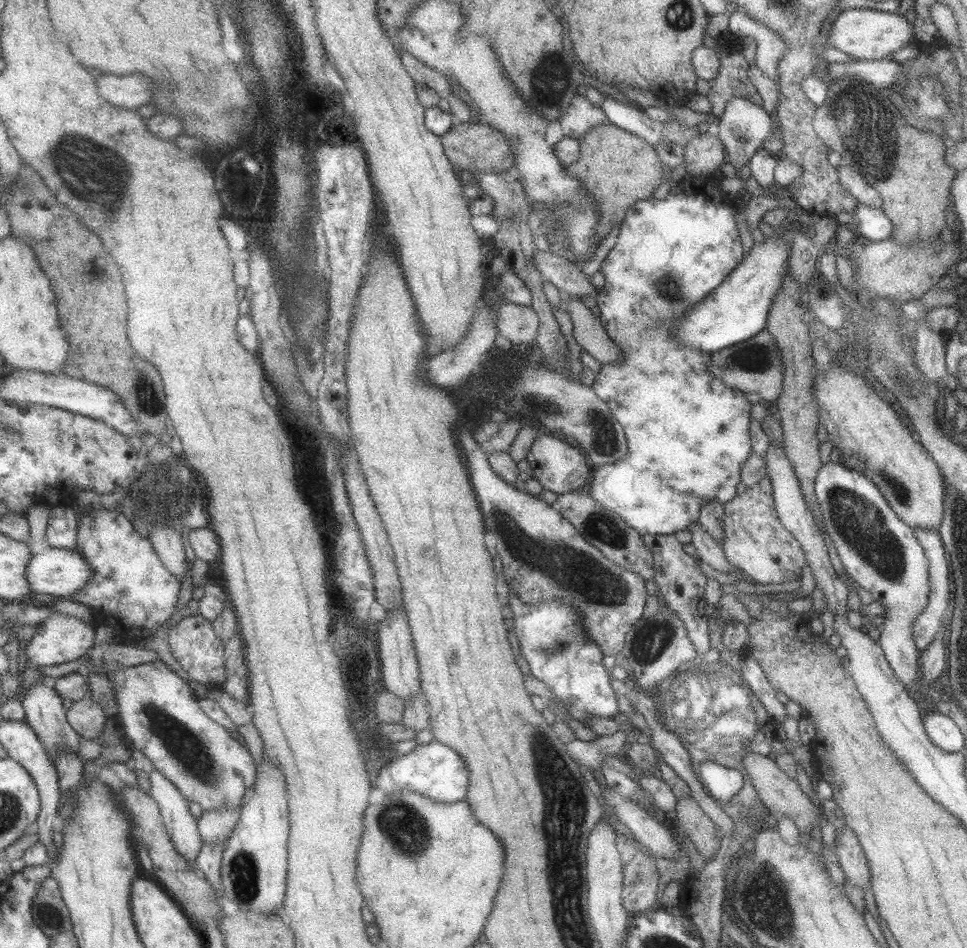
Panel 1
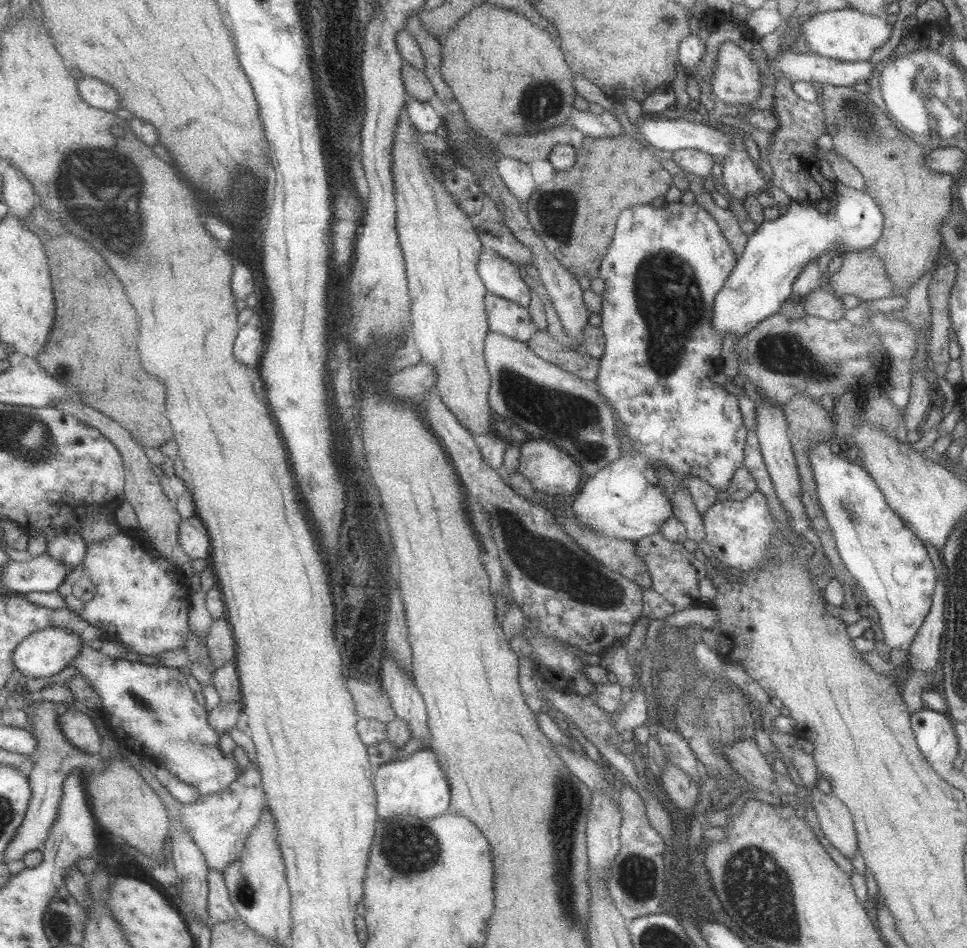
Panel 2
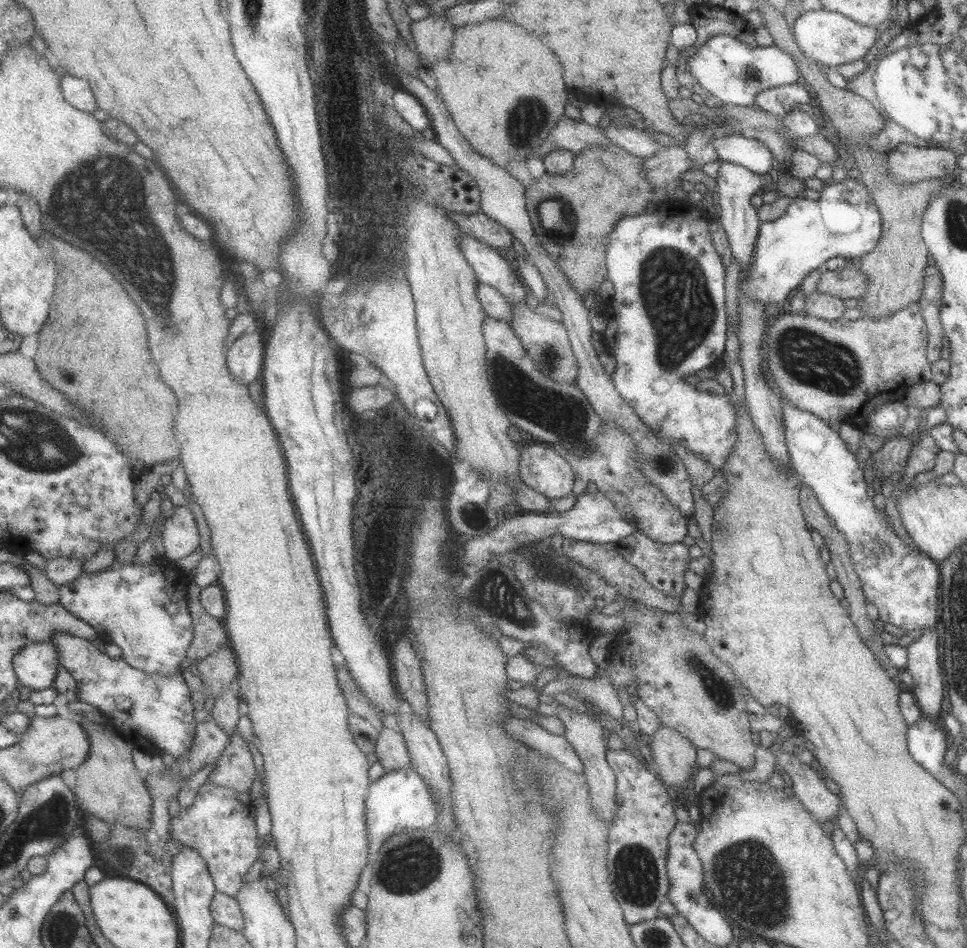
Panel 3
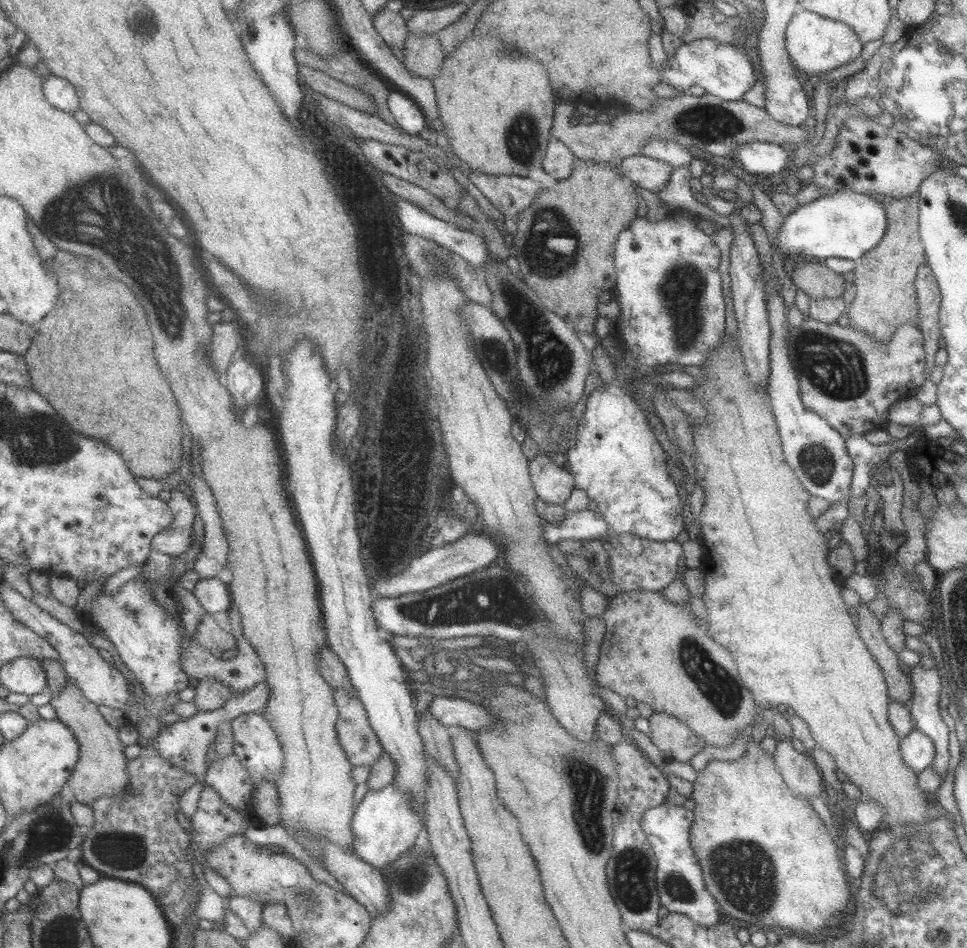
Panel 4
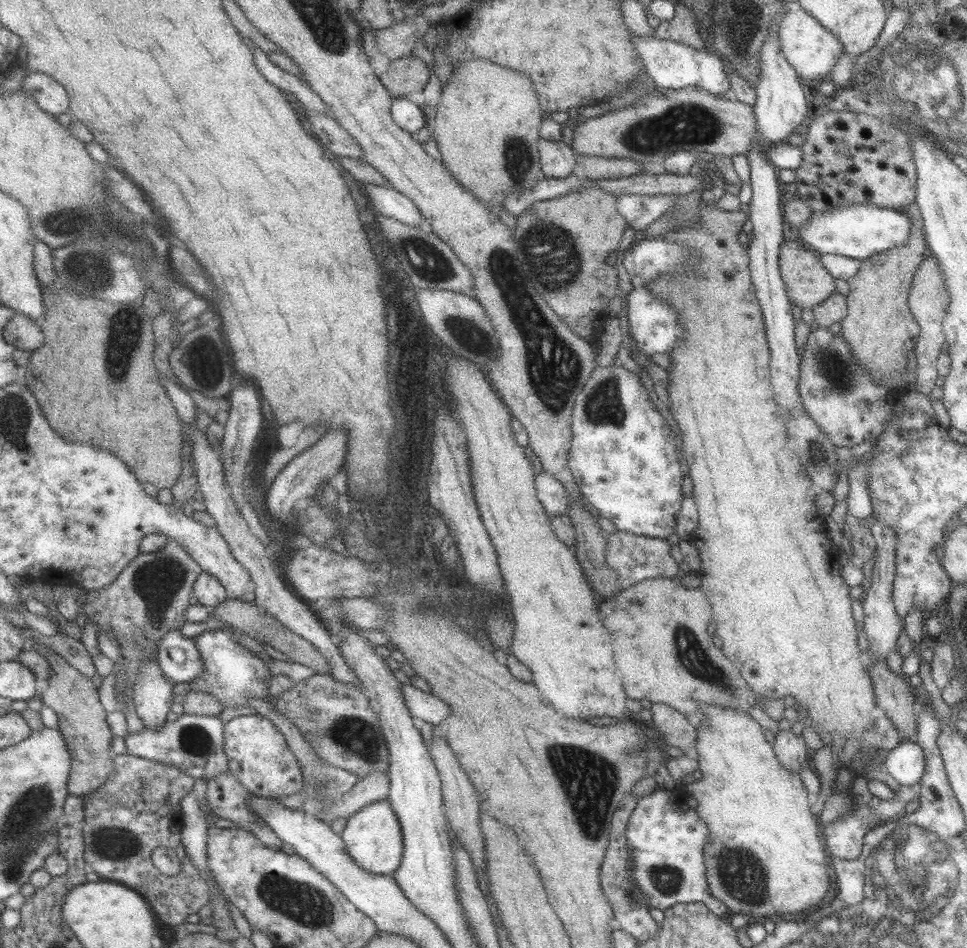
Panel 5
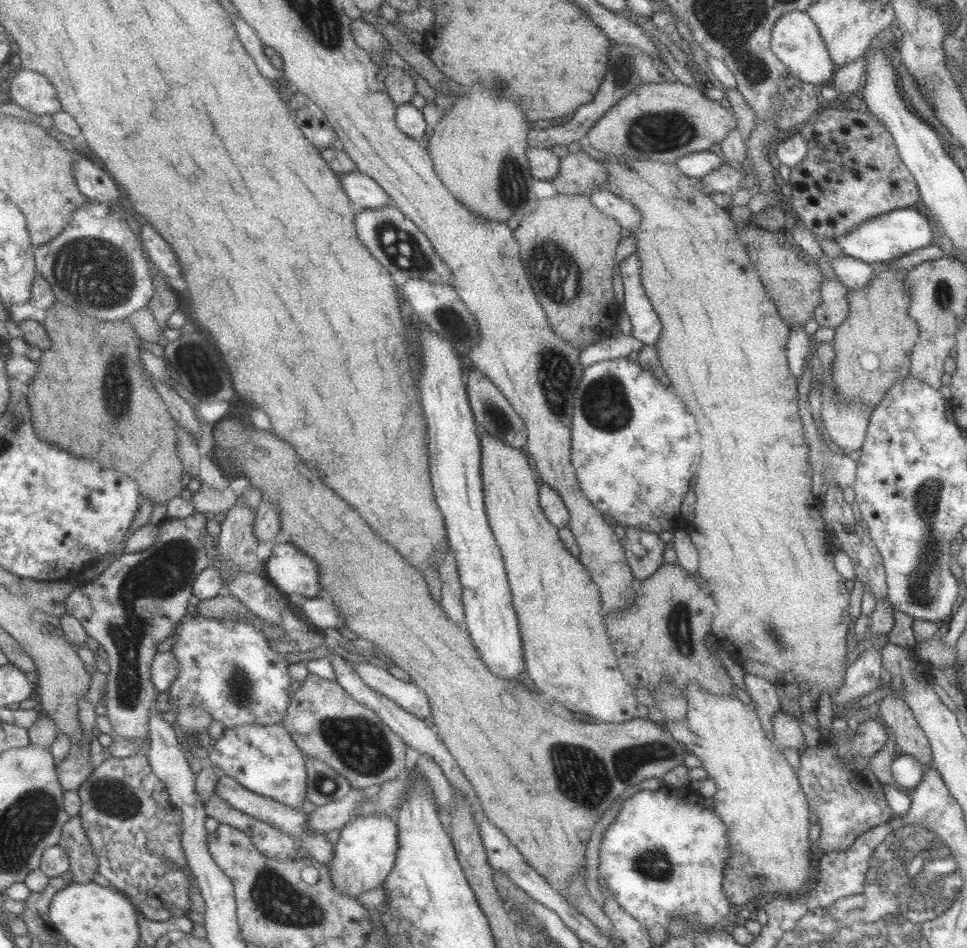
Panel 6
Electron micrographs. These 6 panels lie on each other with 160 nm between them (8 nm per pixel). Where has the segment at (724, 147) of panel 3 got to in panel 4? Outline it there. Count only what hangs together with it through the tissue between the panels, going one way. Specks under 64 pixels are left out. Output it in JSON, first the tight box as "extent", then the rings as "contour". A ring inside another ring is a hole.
{"extent":[733,142,791,175],"contour":[[[751,142],[739,145],[733,160],[751,175],[781,175],[790,167],[791,155],[771,142]]]}

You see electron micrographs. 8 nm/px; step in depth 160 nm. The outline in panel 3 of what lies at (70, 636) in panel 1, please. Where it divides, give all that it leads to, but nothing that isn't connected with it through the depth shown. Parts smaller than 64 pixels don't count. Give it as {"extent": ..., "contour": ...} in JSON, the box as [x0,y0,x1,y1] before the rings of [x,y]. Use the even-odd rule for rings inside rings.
{"extent":[14,642,62,691],"contour":[[[55,642],[30,643],[14,660],[19,685],[33,691],[54,687],[62,667]]]}

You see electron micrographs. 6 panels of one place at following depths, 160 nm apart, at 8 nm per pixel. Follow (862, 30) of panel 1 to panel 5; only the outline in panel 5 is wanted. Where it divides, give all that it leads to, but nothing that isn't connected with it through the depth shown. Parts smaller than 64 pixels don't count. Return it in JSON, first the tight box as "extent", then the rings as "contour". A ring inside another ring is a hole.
{"extent":[777,7,842,79],"contour":[[[792,7],[783,13],[777,25],[779,50],[797,73],[800,79],[826,79],[833,65],[842,55],[841,43],[831,32],[825,30],[808,12],[798,7]]]}

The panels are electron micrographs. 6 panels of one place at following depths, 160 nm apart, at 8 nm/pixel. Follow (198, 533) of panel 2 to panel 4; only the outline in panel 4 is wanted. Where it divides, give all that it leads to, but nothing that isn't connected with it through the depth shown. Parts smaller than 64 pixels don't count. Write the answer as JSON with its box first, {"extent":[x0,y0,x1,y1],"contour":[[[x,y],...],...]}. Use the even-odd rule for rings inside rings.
{"extent":[151,489,198,555],"contour":[[[170,489],[171,498],[168,505],[175,515],[174,524],[169,530],[157,534],[151,542],[151,549],[169,555],[181,555],[187,552],[193,540],[195,519],[198,513],[193,505],[193,498],[183,494],[181,489]]]}

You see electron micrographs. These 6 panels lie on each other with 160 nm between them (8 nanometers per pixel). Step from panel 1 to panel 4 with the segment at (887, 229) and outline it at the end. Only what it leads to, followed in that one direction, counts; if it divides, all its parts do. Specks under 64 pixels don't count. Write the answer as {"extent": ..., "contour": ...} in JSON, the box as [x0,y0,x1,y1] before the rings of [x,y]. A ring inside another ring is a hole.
{"extent":[776,189,886,261],"contour":[[[841,189],[803,204],[783,218],[776,234],[776,255],[781,260],[783,256],[798,254],[803,259],[815,261],[830,256],[857,261],[883,238],[886,226],[885,210],[879,200]]]}

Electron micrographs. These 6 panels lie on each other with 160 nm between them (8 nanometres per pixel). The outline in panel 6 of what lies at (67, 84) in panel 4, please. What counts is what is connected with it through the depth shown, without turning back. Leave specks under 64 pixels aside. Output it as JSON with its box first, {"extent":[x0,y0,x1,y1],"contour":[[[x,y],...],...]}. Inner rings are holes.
{"extent":[10,68,63,115],"contour":[[[20,68],[10,84],[11,101],[35,115],[63,111],[56,85],[47,75]]]}

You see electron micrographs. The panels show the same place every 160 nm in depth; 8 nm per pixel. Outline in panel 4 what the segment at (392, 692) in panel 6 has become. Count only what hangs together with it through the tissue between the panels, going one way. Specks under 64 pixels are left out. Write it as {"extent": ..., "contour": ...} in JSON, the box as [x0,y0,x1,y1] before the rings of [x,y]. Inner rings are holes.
{"extent":[426,698,494,731],"contour":[[[430,698],[426,710],[448,728],[460,726],[478,731],[491,726],[494,722],[494,718],[479,703],[459,698]]]}

